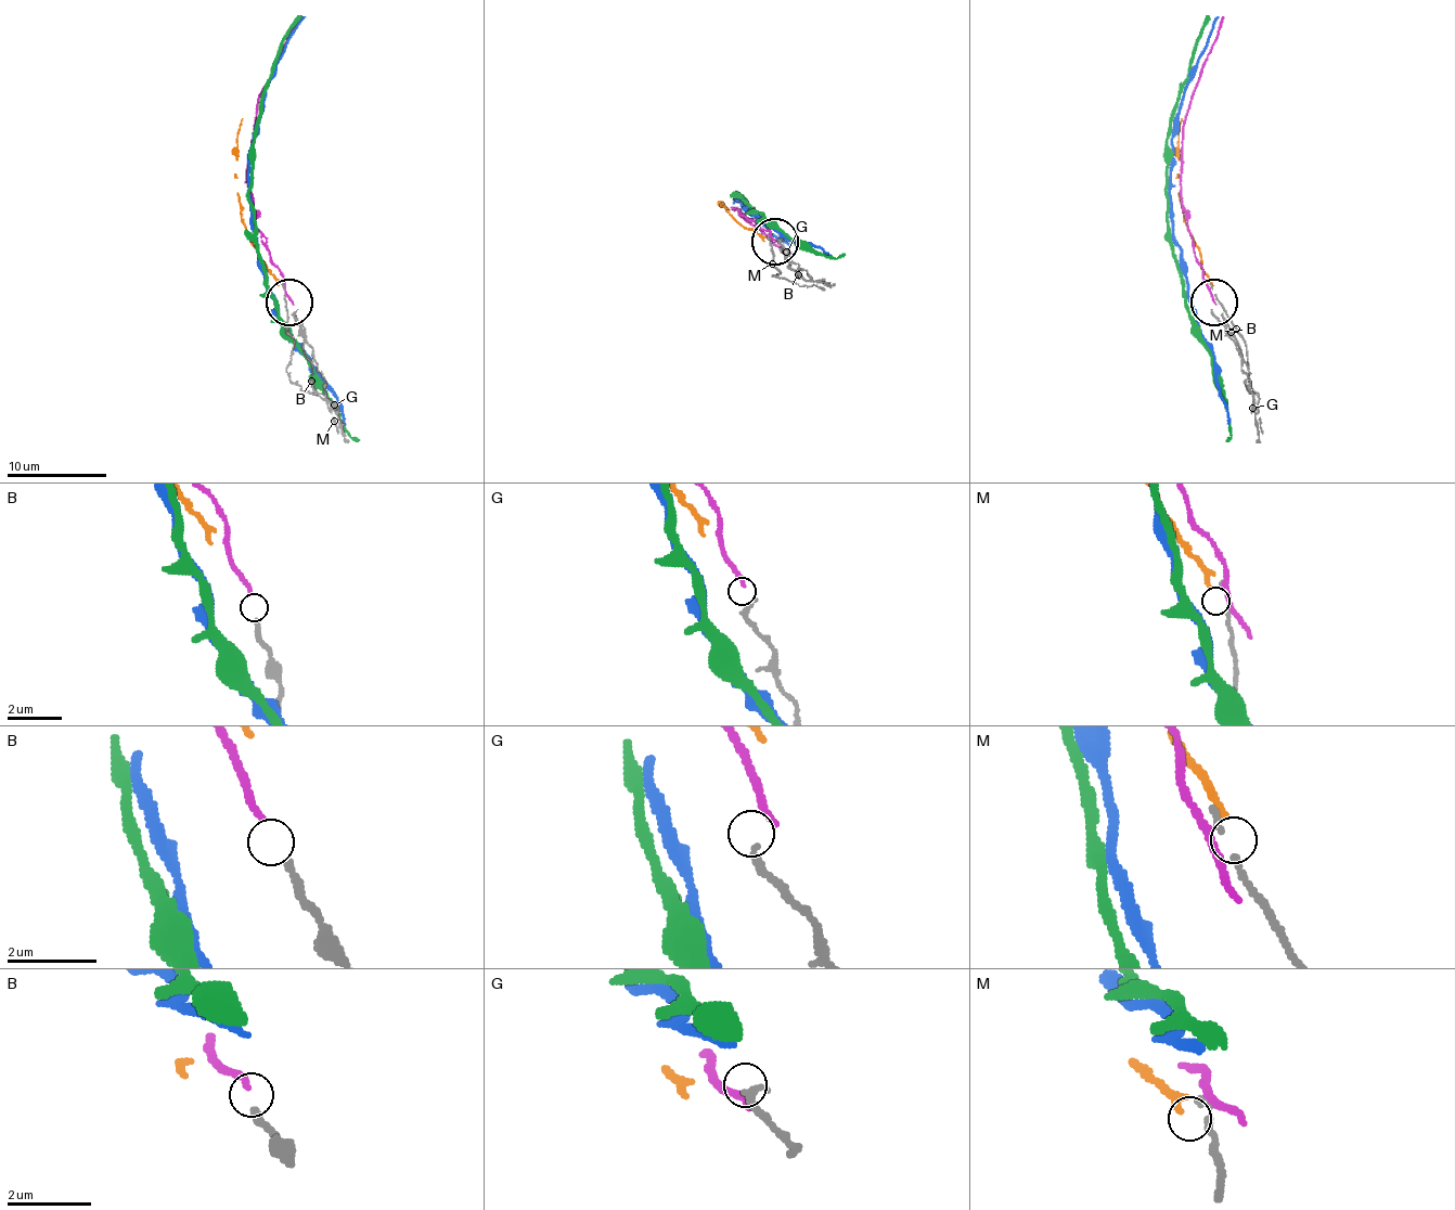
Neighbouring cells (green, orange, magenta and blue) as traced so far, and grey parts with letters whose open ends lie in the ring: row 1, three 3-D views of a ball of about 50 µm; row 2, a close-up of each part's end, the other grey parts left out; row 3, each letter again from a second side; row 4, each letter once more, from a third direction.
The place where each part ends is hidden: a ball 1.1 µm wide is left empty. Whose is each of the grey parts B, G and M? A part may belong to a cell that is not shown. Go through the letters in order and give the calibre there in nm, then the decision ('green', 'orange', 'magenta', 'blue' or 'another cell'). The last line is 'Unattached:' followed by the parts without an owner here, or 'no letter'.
B: 180 nm thick; magenta
G: 180 nm thick; another cell
M: 110 nm thick; orange
Unattached: G

